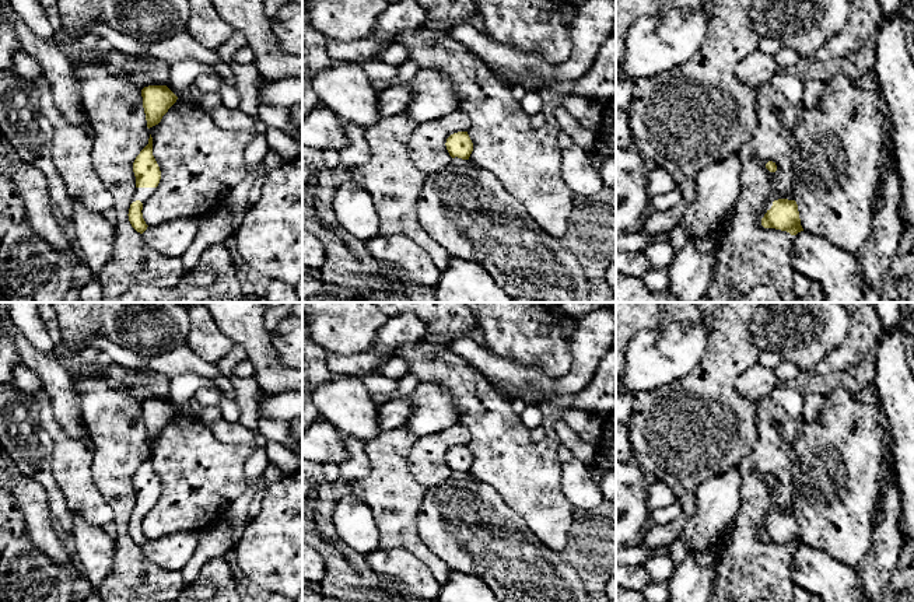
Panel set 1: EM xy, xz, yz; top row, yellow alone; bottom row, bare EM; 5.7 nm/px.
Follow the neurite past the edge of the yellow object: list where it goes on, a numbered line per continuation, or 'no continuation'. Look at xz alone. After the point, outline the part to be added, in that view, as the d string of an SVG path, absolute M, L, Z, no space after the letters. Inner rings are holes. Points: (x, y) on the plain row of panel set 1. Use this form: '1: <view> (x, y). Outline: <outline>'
no continuation

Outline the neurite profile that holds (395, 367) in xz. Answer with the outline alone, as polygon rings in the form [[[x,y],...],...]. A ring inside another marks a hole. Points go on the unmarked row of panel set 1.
[[[400,357],[388,358],[379,368],[378,375],[384,375],[391,379],[399,379],[409,374],[409,365]]]

